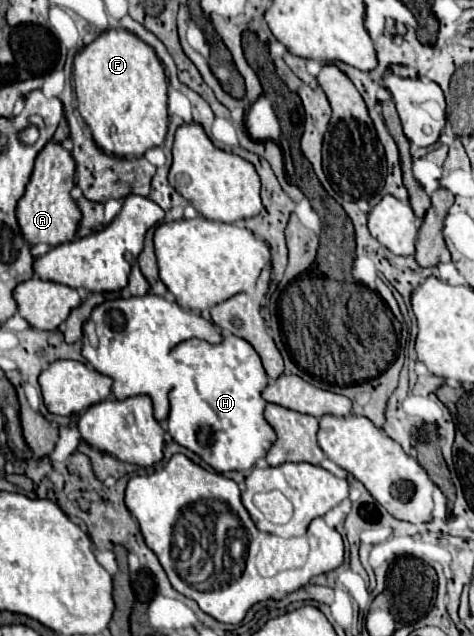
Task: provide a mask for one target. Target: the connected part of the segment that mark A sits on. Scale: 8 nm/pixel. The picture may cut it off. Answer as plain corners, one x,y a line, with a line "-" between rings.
48,142
36,156
32,178
26,186
24,196
18,202
18,222
24,238
30,244
64,244
76,238
82,212
72,198
72,188
76,186
76,162
72,154
60,142

